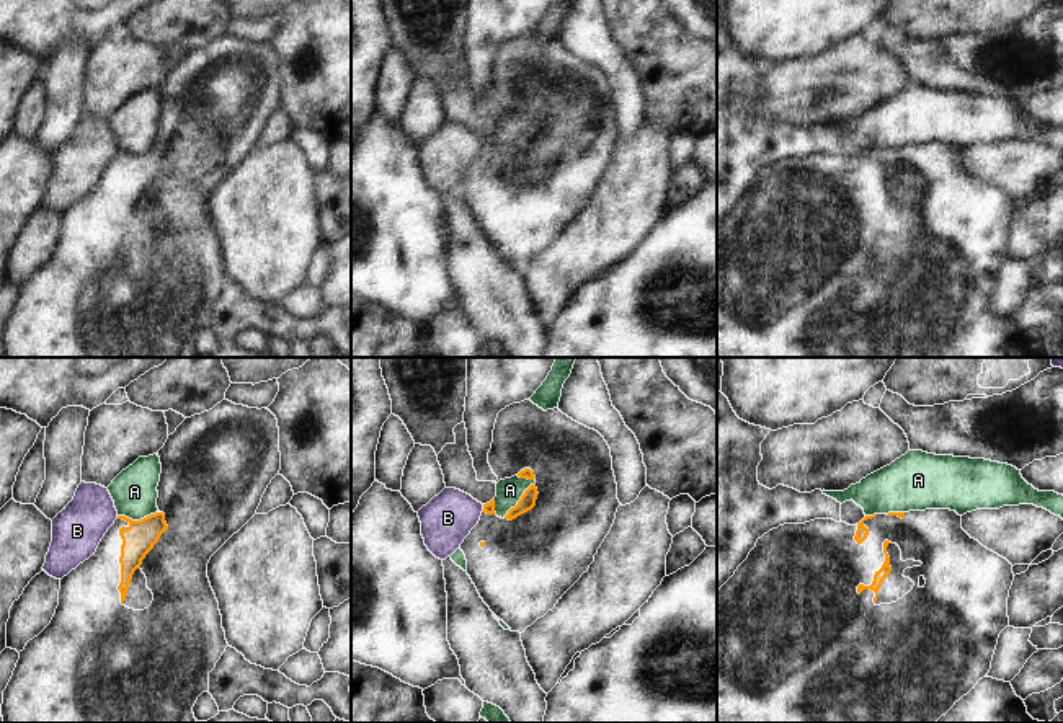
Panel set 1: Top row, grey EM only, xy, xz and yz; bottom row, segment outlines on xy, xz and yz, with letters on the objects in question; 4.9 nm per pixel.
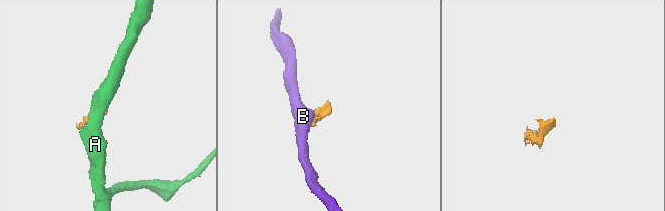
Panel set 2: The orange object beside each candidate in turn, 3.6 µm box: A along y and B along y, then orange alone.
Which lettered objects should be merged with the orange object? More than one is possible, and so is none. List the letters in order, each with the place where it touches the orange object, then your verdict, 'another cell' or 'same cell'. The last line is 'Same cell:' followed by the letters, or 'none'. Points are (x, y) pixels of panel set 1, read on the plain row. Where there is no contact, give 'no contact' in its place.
A: xz (521, 133) | another cell
B: xz (484, 142) | another cell
Same cell: none

